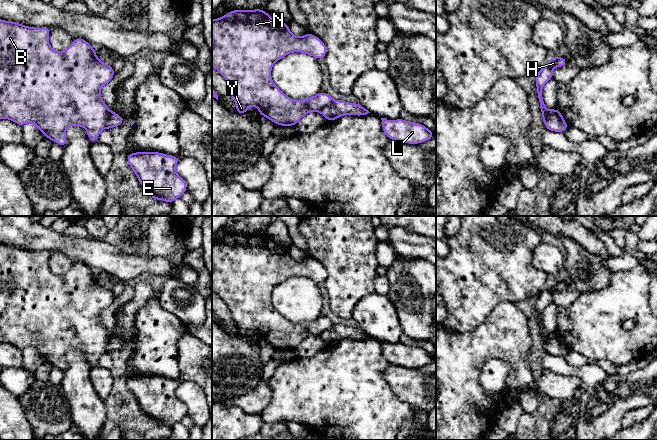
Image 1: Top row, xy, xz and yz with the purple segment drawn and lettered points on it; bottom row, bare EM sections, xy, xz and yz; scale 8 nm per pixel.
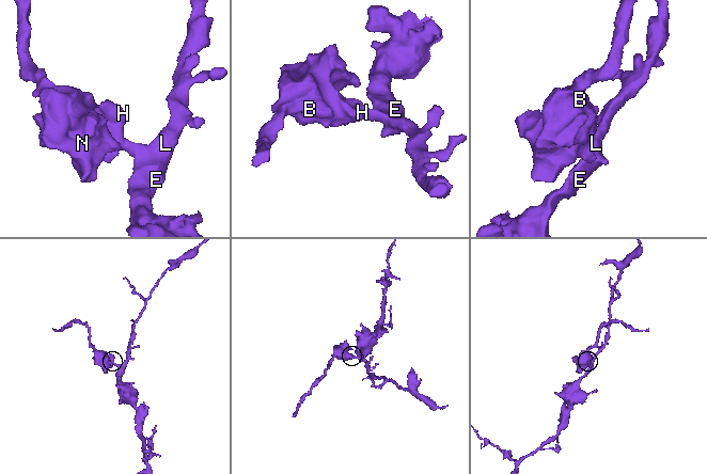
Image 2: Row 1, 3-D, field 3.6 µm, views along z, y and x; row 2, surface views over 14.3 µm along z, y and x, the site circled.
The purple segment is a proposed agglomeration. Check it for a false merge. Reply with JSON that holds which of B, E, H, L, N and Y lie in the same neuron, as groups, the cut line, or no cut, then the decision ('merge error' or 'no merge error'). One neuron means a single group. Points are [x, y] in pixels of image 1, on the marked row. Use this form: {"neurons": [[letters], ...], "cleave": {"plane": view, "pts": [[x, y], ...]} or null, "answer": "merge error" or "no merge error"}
{"neurons": [["B", "H", "N", "Y"], ["E", "L"]], "cleave": {"plane": "xy", "pts": [[111, 111], [104, 127]]}, "answer": "merge error"}

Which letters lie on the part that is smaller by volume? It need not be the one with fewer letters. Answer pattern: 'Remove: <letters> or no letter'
Remove: B, H, N, Y

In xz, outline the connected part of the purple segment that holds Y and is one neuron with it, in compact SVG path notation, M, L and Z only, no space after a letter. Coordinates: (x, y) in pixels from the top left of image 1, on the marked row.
M263 9L232 10L223 17L212 20L212 67L227 81L237 114L246 114L249 106L257 107L260 117L267 117L276 125L294 126L310 112L319 112L333 99L319 92L313 97L294 100L284 94L272 81L273 64L284 56L300 52L324 59L327 47L311 33L302 37L293 35L286 22L273 19Z

